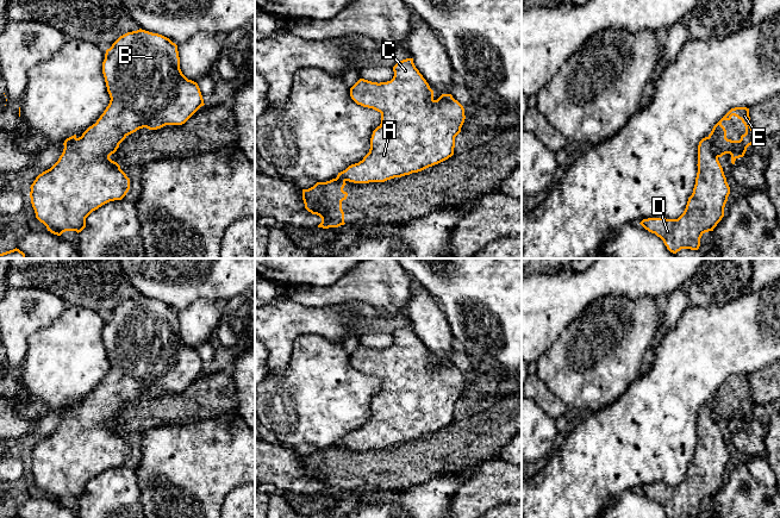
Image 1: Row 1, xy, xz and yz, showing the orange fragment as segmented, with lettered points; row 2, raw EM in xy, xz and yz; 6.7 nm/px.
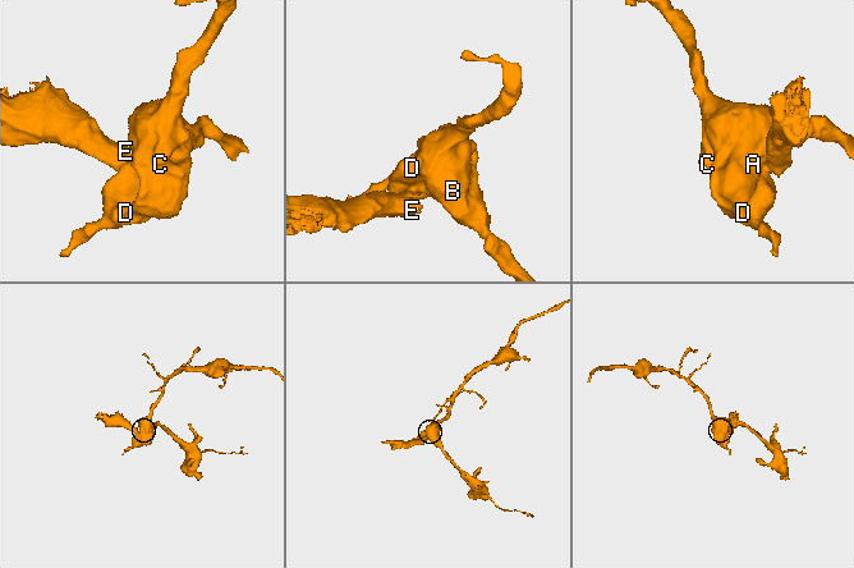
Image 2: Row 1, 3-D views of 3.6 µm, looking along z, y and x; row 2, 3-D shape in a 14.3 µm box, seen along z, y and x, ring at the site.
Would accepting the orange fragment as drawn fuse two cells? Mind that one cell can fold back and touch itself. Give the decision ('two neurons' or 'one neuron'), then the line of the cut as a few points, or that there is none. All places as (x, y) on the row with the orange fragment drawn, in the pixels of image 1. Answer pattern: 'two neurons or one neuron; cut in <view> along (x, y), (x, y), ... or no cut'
two neurons; cut in yz along (706, 137), (717, 158)

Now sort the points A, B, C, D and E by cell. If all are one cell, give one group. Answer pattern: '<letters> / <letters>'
A B C D / E

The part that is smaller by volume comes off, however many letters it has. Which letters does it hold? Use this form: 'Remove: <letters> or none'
Remove: E

